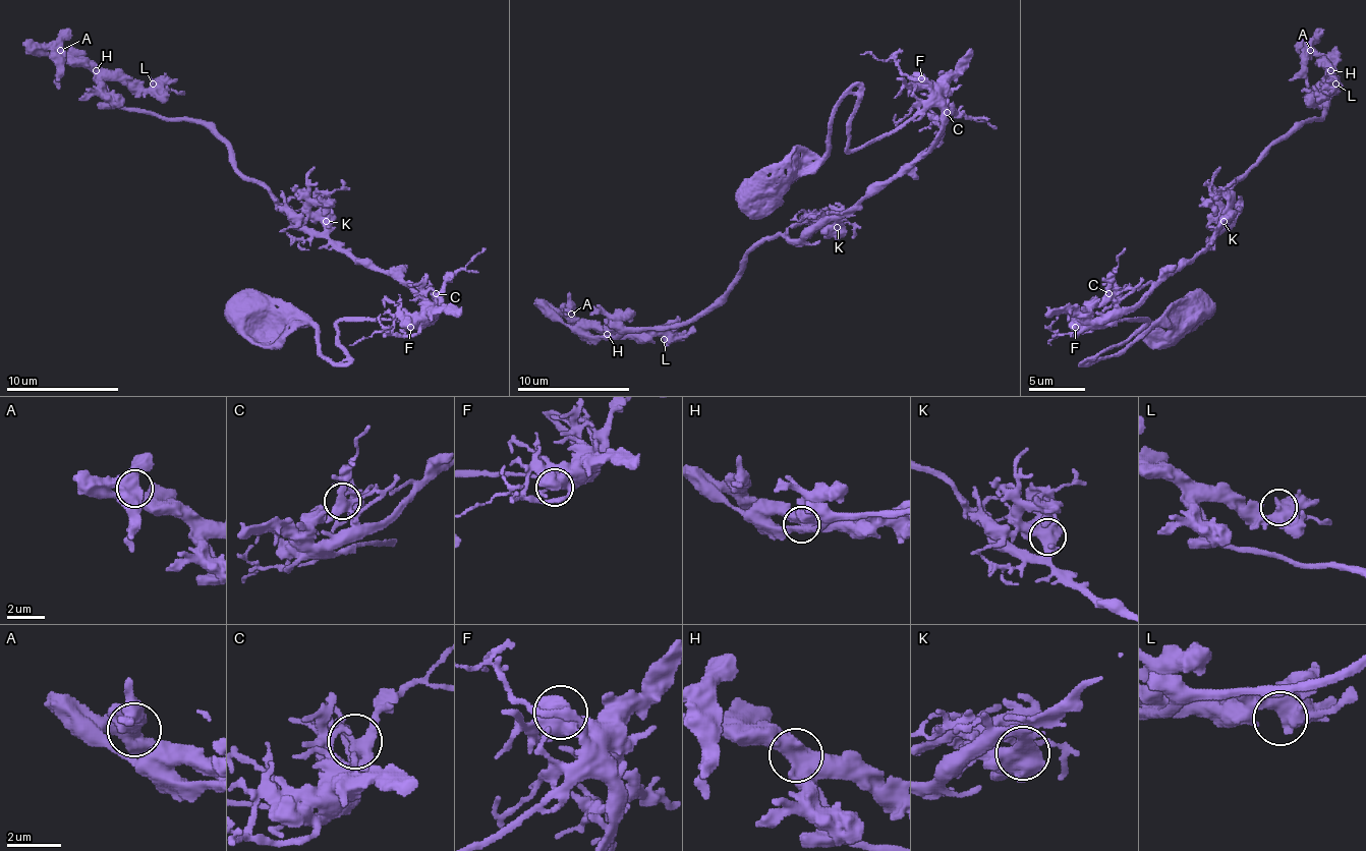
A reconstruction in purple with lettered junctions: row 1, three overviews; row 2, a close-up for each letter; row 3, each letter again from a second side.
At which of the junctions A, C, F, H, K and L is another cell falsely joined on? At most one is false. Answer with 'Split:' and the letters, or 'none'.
Split: none

